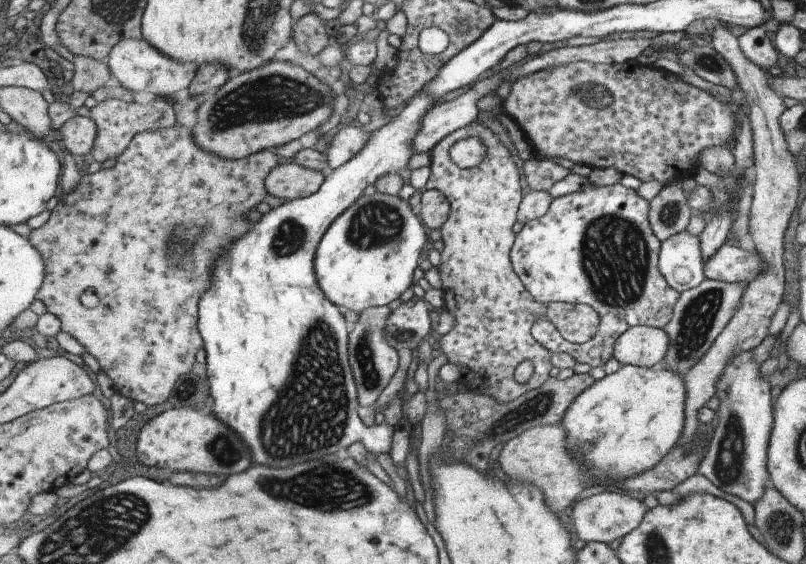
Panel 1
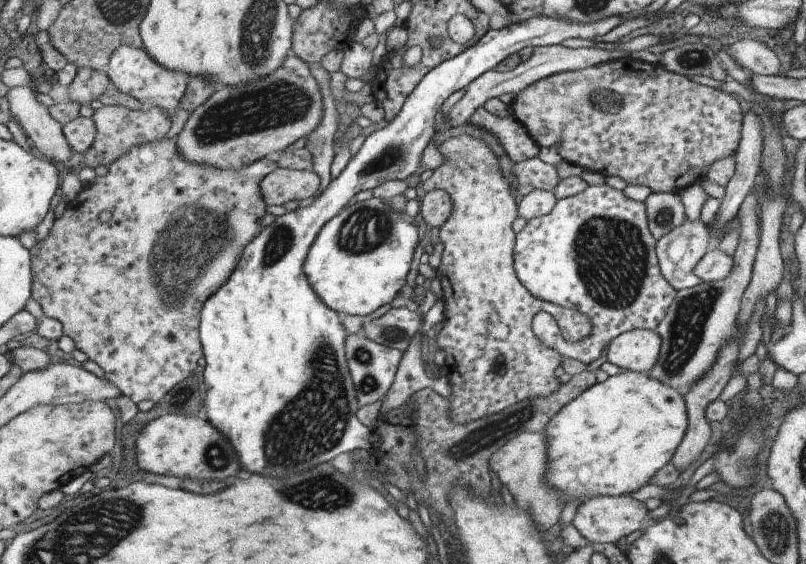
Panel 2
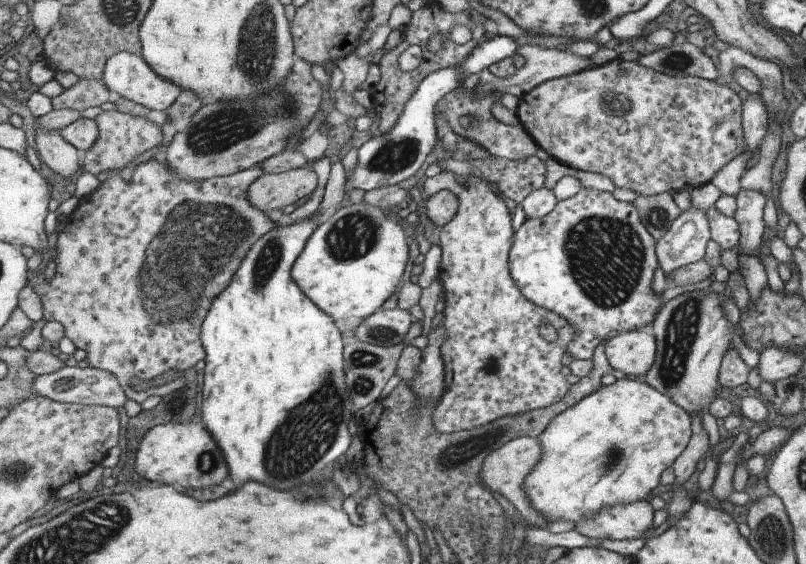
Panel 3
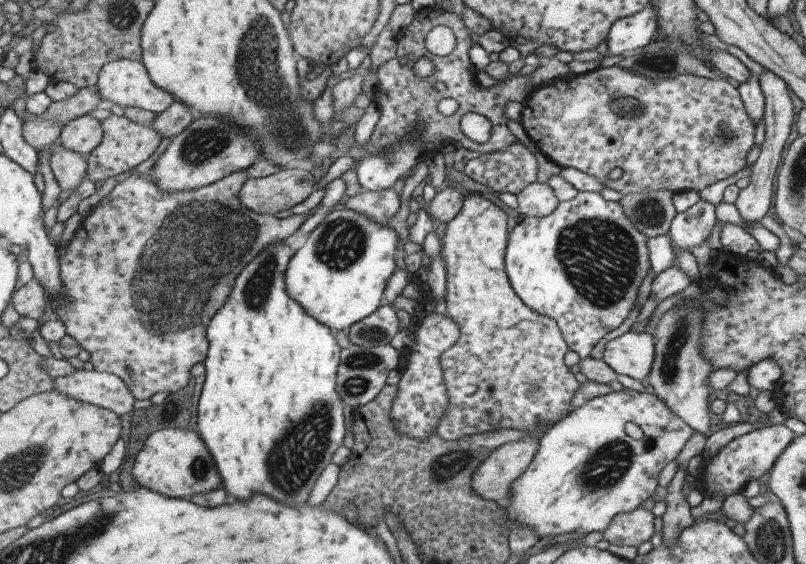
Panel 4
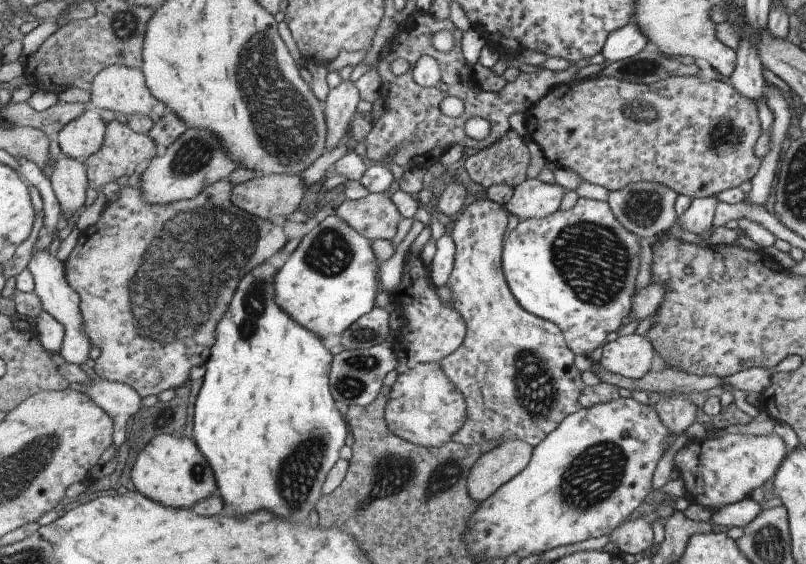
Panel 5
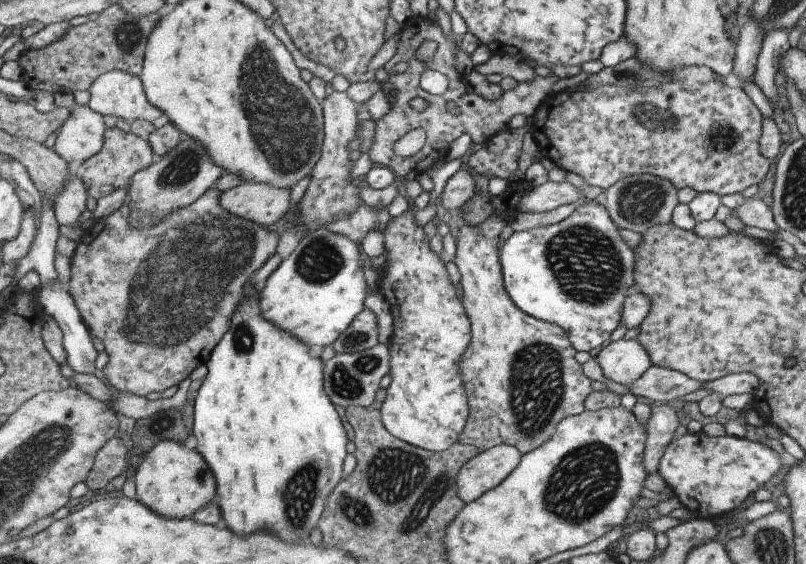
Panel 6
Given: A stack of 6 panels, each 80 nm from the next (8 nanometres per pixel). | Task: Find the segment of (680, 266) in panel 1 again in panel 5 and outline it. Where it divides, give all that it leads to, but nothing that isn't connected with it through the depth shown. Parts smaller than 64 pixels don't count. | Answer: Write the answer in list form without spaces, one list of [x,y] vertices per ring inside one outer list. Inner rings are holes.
[[[714,196],[708,197],[693,197],[689,207],[676,220],[679,225],[683,226],[682,231],[703,232],[707,230],[714,219],[714,210],[718,200]]]

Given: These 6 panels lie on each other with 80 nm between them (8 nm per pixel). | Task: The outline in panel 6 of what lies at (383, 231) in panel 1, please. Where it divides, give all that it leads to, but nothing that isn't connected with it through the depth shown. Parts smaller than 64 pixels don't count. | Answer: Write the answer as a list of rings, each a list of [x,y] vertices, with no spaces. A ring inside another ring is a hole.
[[[330,226],[308,230],[294,252],[266,282],[261,292],[261,311],[269,321],[276,322],[284,329],[285,333],[299,337],[309,349],[317,351],[325,346],[332,346],[343,332],[348,331],[353,320],[367,308],[369,292],[363,274],[362,259],[368,251],[362,244],[357,245],[356,241],[337,235]]]

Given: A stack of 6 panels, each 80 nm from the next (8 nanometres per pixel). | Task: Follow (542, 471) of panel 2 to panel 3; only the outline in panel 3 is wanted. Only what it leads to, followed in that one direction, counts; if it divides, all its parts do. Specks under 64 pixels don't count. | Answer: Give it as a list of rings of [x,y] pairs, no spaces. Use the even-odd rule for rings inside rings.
[[[519,437],[493,451],[484,462],[483,472],[480,474],[480,481],[485,487],[495,494],[504,496],[515,506],[516,510],[519,510],[525,520],[539,528],[546,526],[547,522],[540,513],[530,506],[524,489],[524,482],[528,478],[529,471],[539,462],[541,454],[543,454],[543,450],[540,448],[538,439]]]

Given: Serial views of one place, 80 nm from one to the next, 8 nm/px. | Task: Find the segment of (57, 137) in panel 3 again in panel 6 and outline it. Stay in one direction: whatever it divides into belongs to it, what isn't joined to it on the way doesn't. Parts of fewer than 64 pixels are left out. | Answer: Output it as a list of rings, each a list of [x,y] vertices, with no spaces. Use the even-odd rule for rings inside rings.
[[[76,169],[54,206],[60,226],[73,227],[73,224],[79,222],[83,212],[87,211],[89,193],[87,193],[83,182],[76,176],[75,171]]]

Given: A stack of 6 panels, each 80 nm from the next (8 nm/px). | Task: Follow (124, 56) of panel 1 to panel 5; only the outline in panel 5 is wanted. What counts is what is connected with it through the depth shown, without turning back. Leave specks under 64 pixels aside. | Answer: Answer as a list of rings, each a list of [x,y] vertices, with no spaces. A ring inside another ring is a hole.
[[[115,65],[104,69],[96,76],[91,92],[91,102],[99,110],[115,110],[131,115],[147,115],[158,123],[169,111],[166,104],[157,100],[149,90],[146,78],[142,69],[132,69],[131,67]]]

